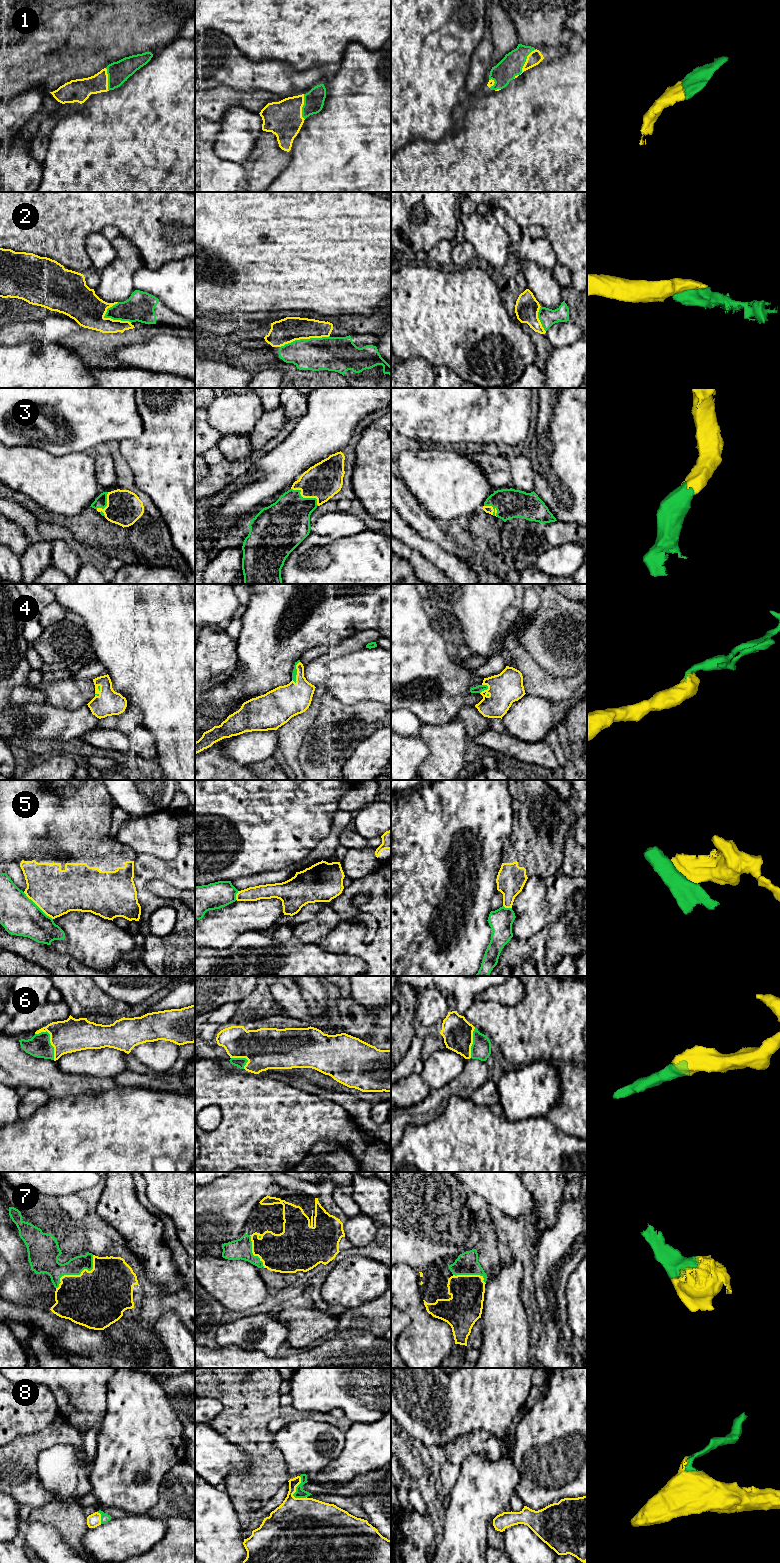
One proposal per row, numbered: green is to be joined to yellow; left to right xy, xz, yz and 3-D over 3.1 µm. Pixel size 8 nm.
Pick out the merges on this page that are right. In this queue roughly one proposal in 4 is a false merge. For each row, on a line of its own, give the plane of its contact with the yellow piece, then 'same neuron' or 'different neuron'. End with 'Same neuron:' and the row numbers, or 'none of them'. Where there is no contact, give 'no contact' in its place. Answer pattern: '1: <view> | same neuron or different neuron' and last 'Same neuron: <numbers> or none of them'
1: yz | same neuron
2: xz | same neuron
3: xz | same neuron
4: xz | same neuron
5: xy | different neuron
6: xy | same neuron
7: xy | same neuron
8: xz | same neuron
Same neuron: 1, 2, 3, 4, 6, 7, 8

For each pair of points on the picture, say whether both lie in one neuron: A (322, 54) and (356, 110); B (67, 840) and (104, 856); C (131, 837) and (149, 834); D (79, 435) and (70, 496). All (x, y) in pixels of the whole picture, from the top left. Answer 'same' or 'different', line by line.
A: different
B: same
C: same
D: different

